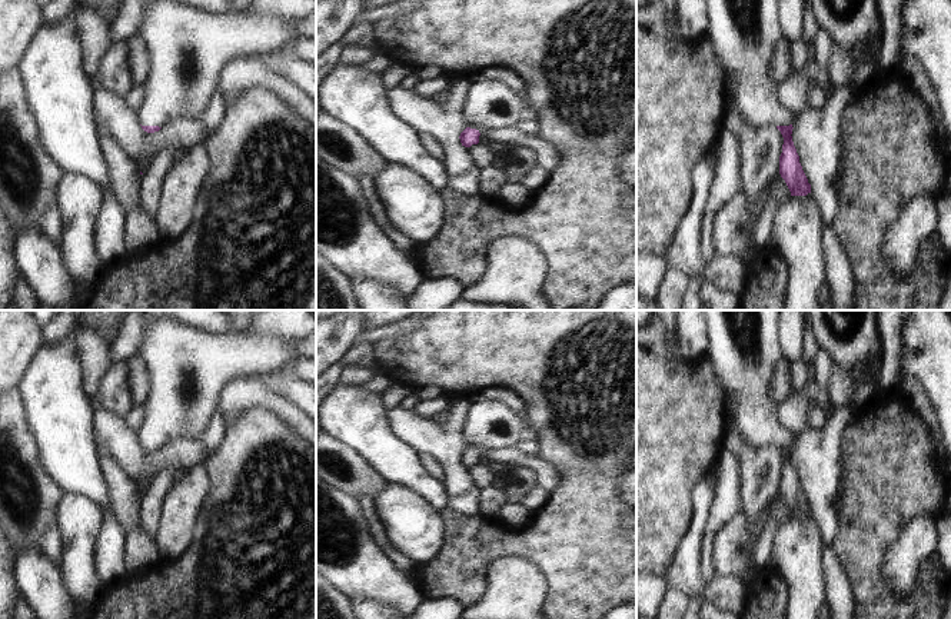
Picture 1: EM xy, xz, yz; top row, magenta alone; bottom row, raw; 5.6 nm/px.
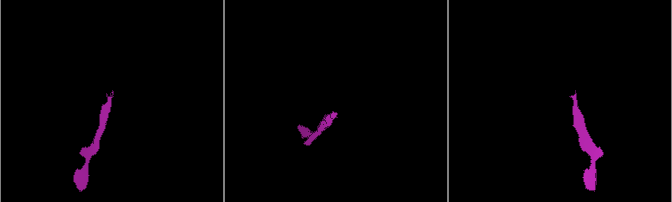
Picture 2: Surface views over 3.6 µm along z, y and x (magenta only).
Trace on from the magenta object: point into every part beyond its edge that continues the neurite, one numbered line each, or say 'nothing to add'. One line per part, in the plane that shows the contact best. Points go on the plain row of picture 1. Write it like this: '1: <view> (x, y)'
1: xy (188, 368)

